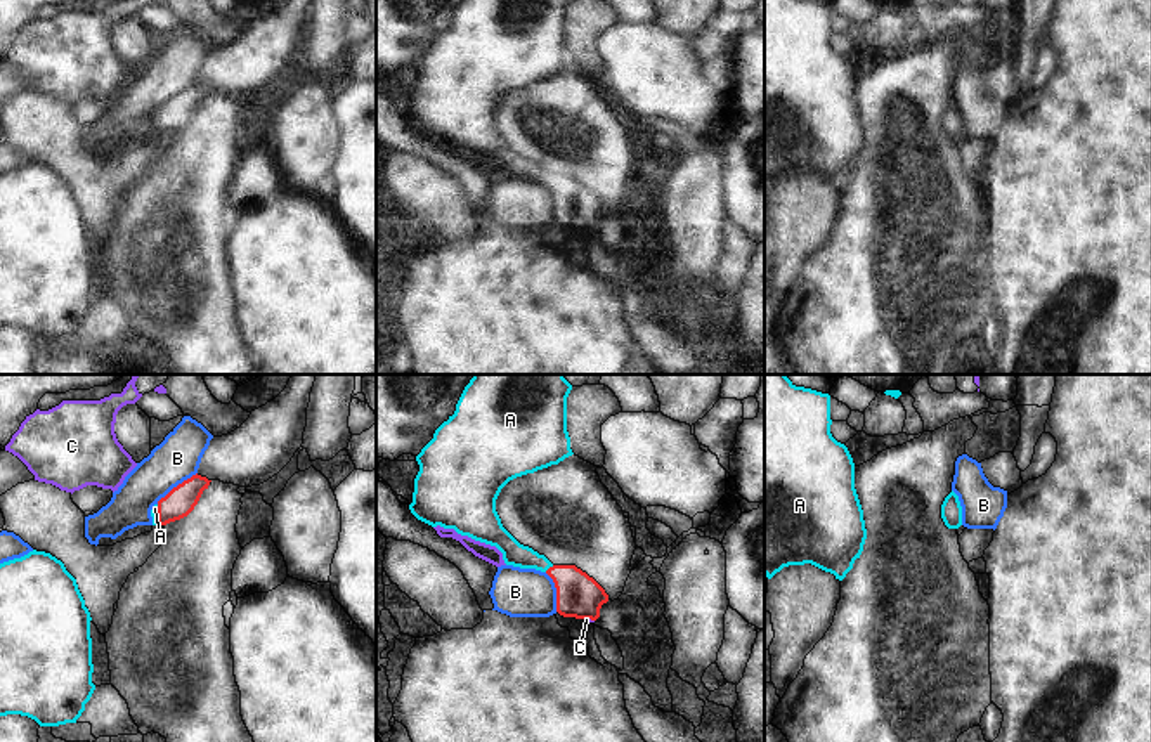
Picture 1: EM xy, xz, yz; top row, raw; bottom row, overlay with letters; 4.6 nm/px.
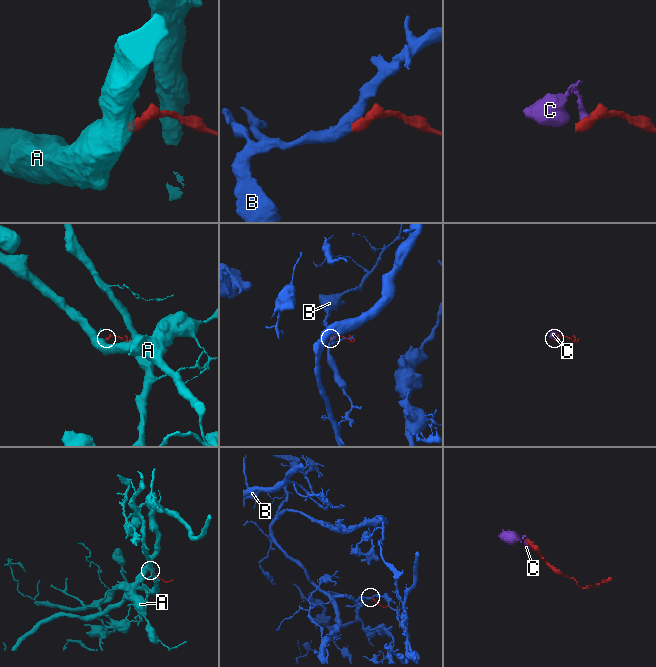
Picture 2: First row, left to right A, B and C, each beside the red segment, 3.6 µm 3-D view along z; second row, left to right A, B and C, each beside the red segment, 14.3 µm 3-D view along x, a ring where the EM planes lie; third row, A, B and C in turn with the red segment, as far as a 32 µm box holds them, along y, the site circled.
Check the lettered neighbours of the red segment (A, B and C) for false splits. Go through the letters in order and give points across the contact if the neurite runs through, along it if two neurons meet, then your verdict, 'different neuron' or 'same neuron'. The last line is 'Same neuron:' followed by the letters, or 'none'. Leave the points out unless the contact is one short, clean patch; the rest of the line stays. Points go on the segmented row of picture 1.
A: way xz (578, 595), (550, 567), (513, 553); same neuron
B: border xy (196, 472), (174, 486), (156, 503); different neuron
C: border xz (586, 618), (593, 621); different neuron
Same neuron: A

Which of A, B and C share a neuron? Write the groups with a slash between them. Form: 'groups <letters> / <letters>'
groups A / B / C

